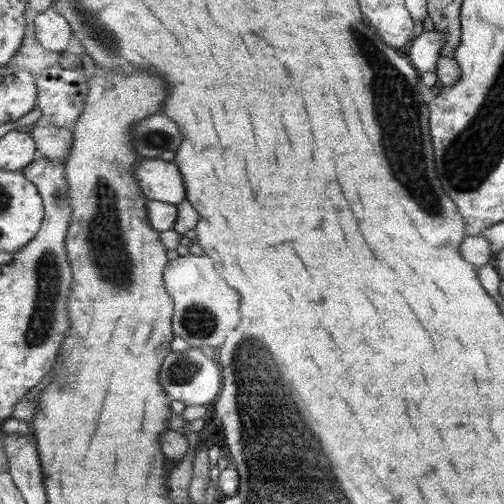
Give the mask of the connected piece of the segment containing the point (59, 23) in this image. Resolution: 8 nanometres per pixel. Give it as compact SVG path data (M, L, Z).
M52 6L46 12L35 14L35 26L38 39L46 49L63 53L70 48L75 32L67 16L58 9Z

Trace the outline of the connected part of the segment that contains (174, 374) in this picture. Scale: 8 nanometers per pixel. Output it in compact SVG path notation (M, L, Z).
M191 347L183 352L172 351L167 356L162 371L162 383L172 400L180 400L190 406L206 406L218 398L220 388L223 388L223 376L220 376L220 368L214 358L208 358L200 349Z

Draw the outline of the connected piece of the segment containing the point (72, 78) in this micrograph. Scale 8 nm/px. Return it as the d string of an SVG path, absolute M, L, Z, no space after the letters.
M58 64L42 71L37 80L40 86L38 108L43 111L44 121L61 128L76 129L90 93L84 70Z

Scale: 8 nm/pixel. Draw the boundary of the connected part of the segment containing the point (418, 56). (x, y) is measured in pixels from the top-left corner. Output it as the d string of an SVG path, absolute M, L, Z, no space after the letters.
M424 30L412 38L411 54L408 54L412 66L421 72L436 72L436 64L440 58L440 48L444 40L436 30Z

